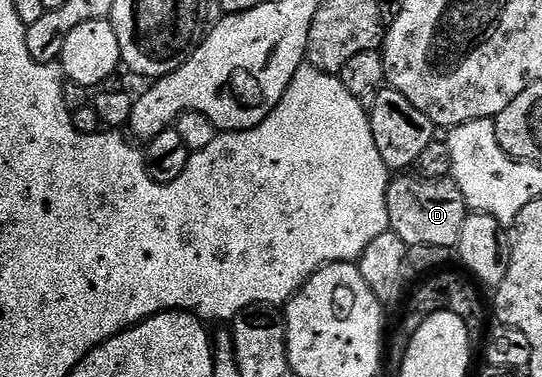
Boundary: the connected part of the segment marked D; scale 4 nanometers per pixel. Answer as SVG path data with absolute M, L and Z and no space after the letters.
M409 176L394 177L387 188L389 229L398 234L410 247L419 244L431 244L439 248L456 247L459 232L463 232L463 220L467 213L463 192L459 192L459 188L449 178L421 178L418 180L416 177L413 177L414 179L405 177Z

